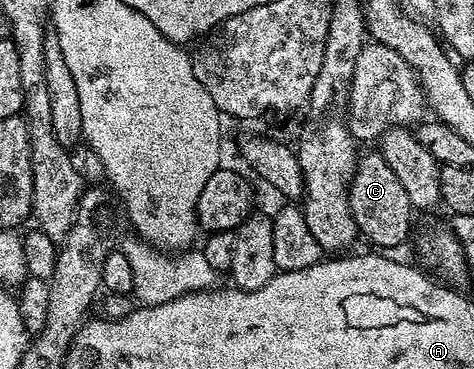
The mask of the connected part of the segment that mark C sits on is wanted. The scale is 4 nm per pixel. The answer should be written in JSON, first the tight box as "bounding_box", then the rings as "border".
{"bounding_box":[349,150,413,250],"border":[[[372,150],[368,156],[360,155],[355,162],[355,172],[349,186],[349,206],[353,210],[358,235],[372,240],[379,250],[396,247],[405,243],[411,235],[411,215],[413,209],[405,186],[401,186],[397,174],[389,170],[389,162],[378,151]]]}

